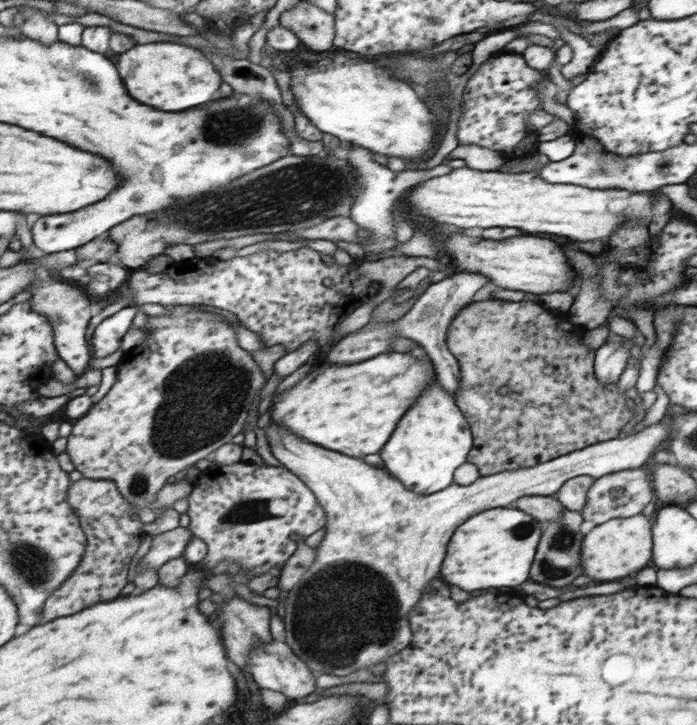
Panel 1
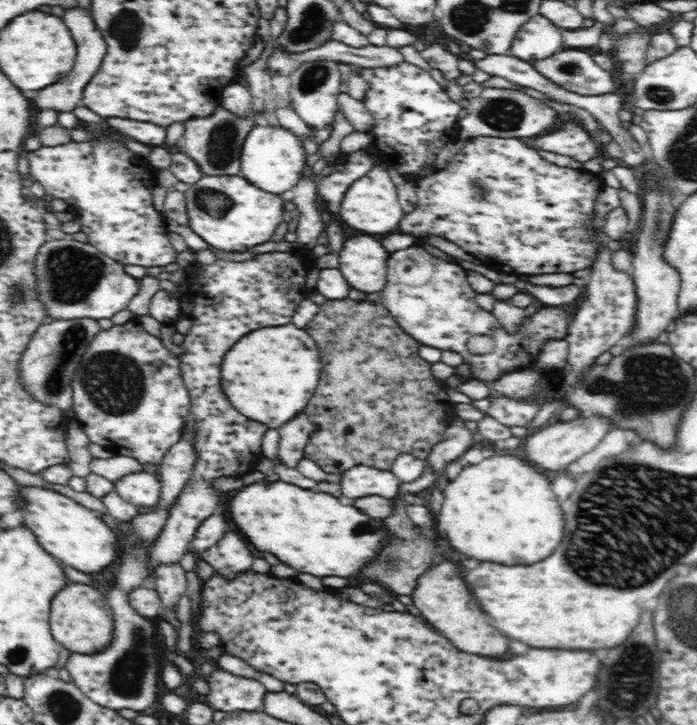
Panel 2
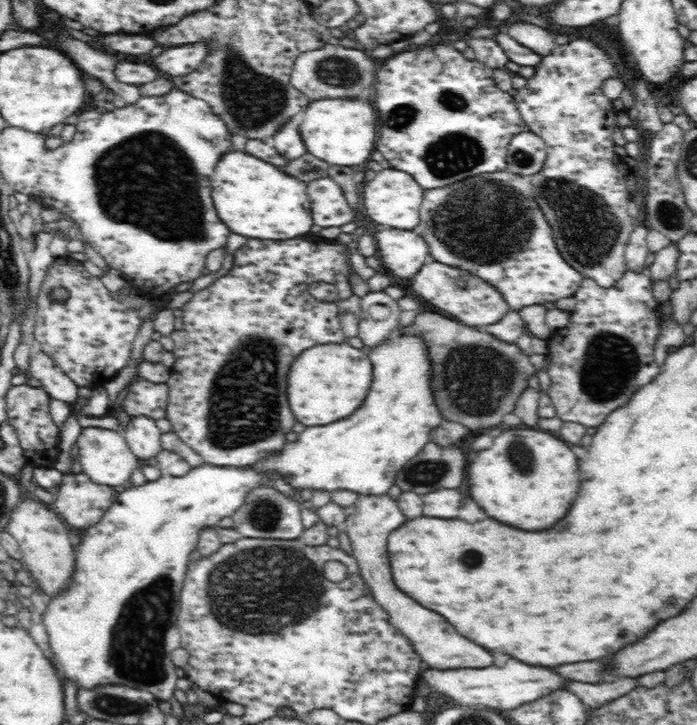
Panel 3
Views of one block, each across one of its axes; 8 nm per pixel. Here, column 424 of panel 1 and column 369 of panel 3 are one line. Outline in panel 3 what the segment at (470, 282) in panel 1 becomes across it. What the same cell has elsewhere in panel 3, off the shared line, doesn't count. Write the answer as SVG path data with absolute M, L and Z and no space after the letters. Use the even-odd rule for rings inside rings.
M384 290L369 291L361 298L362 316L359 322L358 338L363 342L363 350L372 350L374 346L380 346L385 338L399 325L404 311L400 309L396 299L390 297ZM384 304L388 306L389 314L384 320L374 320L368 312L370 306Z

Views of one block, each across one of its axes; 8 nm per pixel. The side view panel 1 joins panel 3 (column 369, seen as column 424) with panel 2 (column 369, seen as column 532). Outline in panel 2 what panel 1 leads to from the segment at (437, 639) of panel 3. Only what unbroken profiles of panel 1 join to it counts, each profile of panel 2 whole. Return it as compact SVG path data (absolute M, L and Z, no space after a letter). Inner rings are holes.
M368 465L353 466L341 476L341 496L346 500L356 500L368 495L395 497L401 484L391 470L378 470Z

